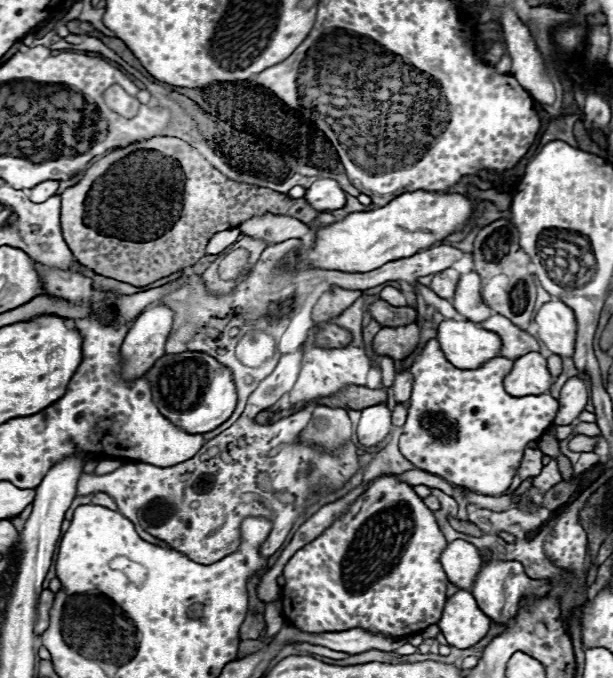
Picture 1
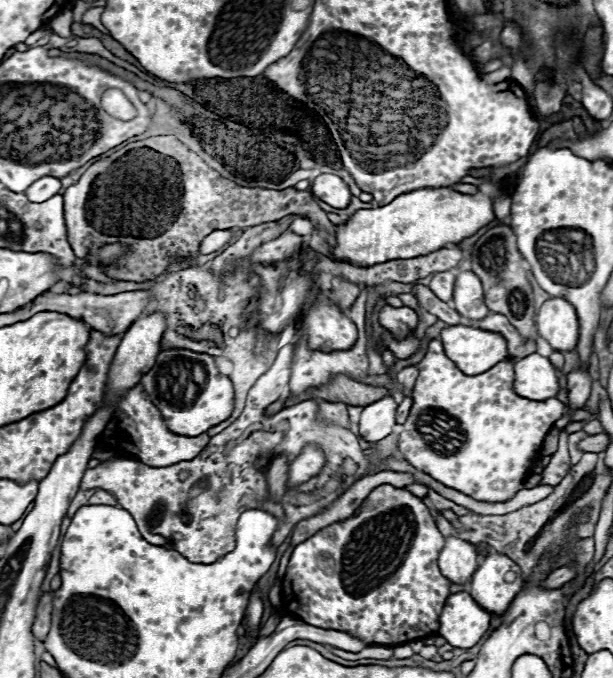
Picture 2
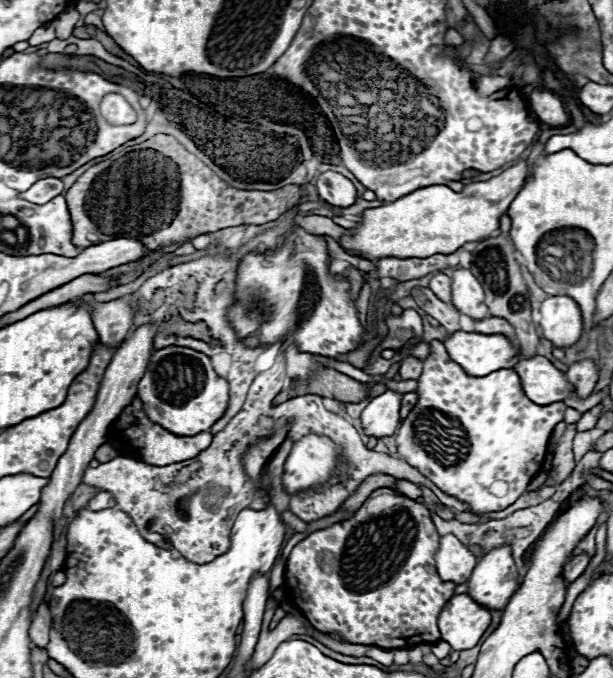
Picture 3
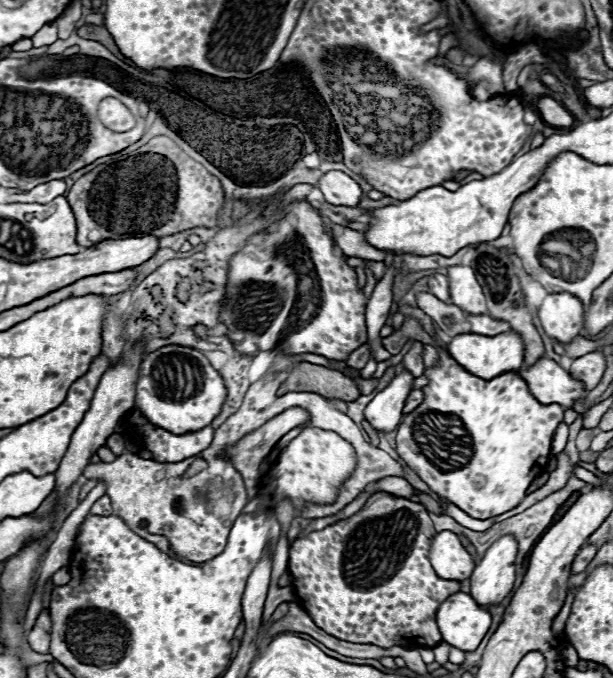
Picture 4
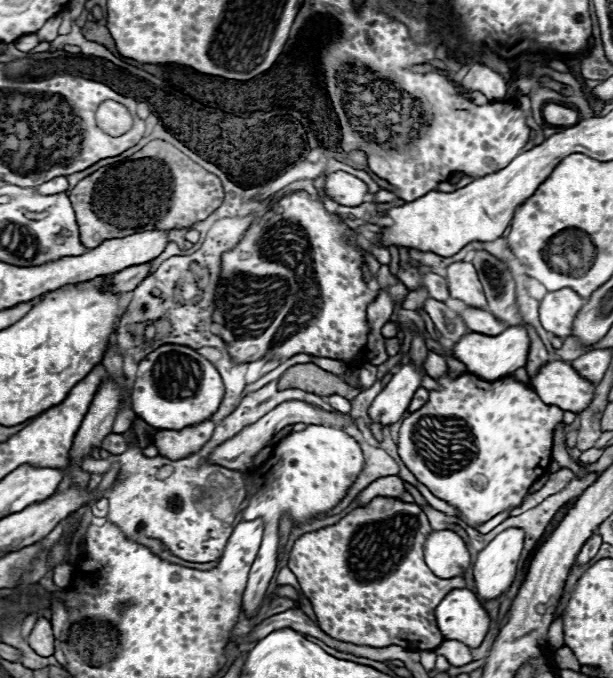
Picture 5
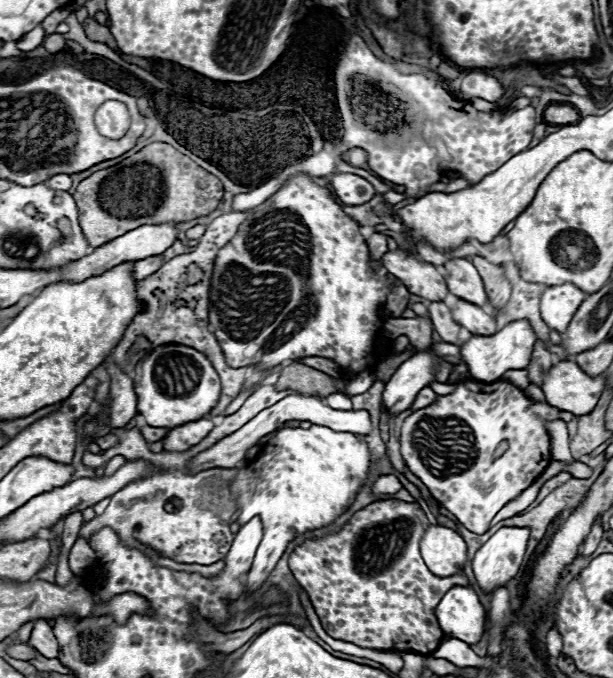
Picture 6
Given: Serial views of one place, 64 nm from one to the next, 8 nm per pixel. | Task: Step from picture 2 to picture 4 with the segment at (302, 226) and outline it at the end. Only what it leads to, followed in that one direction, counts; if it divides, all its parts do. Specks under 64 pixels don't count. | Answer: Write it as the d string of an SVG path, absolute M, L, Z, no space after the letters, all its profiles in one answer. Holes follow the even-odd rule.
M324 220L324 224L330 230L330 234L334 236L336 244L344 250L344 254L356 256L356 258L374 260L374 262L384 262L386 252L384 250L376 250L374 246L368 246L368 242L364 242L364 232L358 232L358 230L352 230L352 228L344 228L340 224L332 224L330 220Z

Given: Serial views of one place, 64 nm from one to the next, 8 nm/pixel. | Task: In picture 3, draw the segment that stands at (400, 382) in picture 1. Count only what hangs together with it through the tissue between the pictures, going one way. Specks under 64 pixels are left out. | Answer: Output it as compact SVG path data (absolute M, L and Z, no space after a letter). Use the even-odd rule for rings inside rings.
M406 356L400 366L400 378L402 380L416 380L422 374L422 360L416 356Z

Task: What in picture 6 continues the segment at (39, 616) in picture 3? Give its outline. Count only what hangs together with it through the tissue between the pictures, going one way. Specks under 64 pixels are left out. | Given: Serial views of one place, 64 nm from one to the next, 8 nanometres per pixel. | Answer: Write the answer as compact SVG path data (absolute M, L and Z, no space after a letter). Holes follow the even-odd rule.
M36 620L28 644L34 646L46 658L58 658L60 646L52 634L52 626L46 620Z

